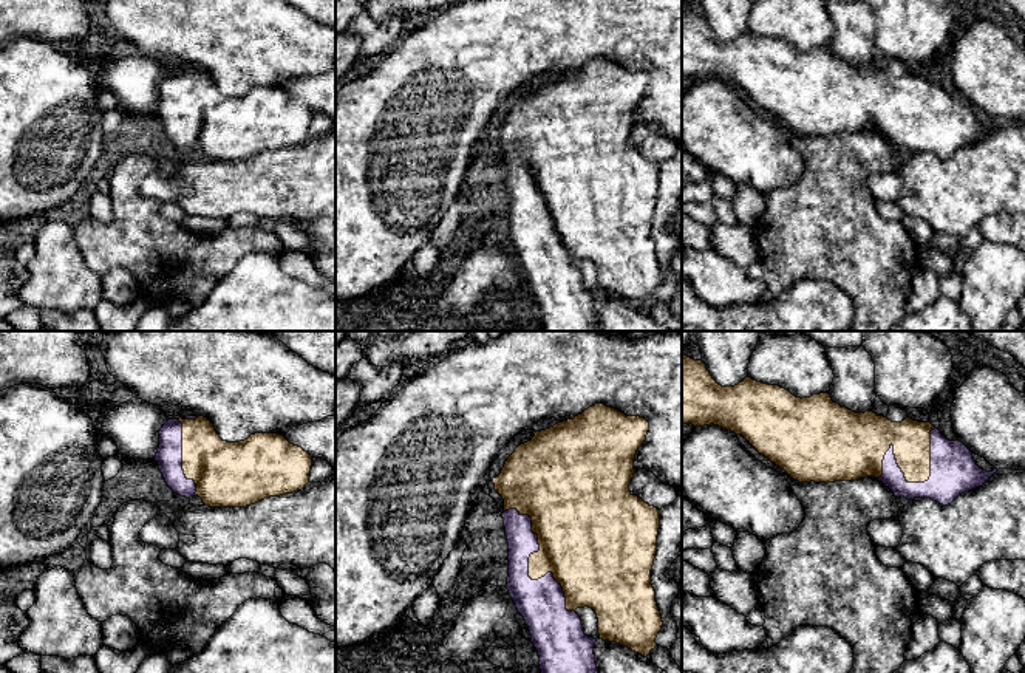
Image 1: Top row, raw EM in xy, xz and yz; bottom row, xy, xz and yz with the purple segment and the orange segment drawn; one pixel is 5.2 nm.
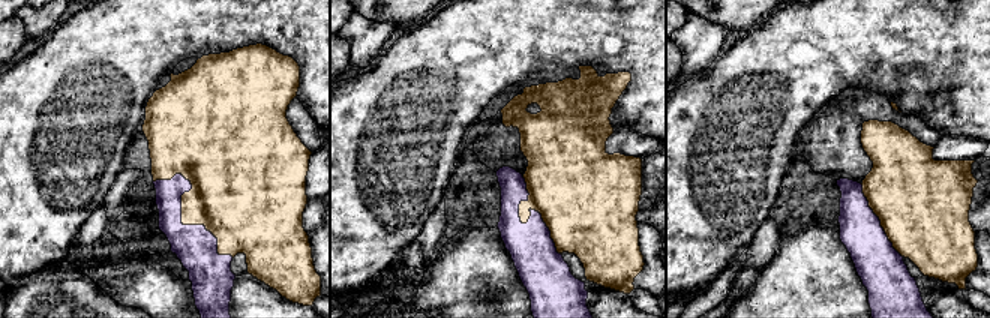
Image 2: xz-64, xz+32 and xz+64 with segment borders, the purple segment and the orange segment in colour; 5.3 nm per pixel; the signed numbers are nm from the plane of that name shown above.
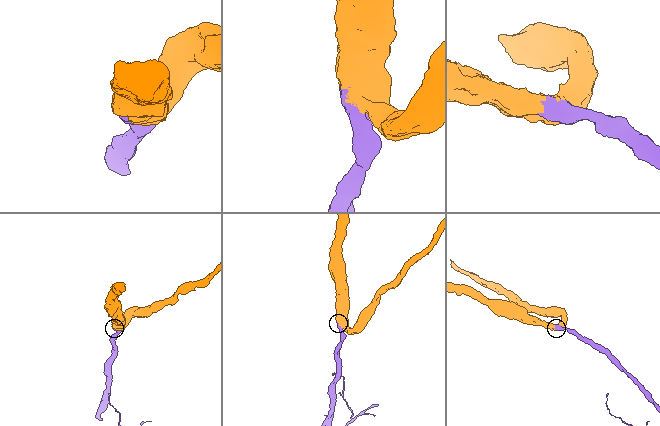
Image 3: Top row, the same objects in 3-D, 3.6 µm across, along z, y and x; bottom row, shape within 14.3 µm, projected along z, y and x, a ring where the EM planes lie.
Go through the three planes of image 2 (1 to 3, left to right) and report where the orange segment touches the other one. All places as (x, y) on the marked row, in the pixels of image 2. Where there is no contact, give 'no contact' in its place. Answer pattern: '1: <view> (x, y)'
1: xz-64 (180, 215)
2: xz+32 (530, 218)
3: xz+64 (879, 221)

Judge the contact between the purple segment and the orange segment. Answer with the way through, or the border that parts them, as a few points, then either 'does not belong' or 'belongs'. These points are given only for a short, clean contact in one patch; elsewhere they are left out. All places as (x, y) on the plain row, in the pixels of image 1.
belongs

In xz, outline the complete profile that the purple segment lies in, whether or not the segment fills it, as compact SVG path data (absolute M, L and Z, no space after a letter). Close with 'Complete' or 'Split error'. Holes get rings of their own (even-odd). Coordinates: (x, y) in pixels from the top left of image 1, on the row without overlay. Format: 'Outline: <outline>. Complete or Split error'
Outline: M595 57L574 73L567 73L550 82L536 85L530 94L515 102L515 105L507 111L501 127L493 132L495 144L504 153L502 172L509 196L509 231L506 241L530 285L532 297L540 309L541 331L600 331L594 308L597 292L584 288L581 272L575 266L577 261L589 260L595 265L598 272L598 288L603 294L617 296L645 311L648 311L648 308L657 300L656 291L662 283L663 275L656 255L656 244L651 238L651 223L657 207L660 167L657 161L649 159L642 152L629 145L629 138L635 127L634 111L646 93L648 84L649 76L645 71L626 70L612 60Z. Split error

